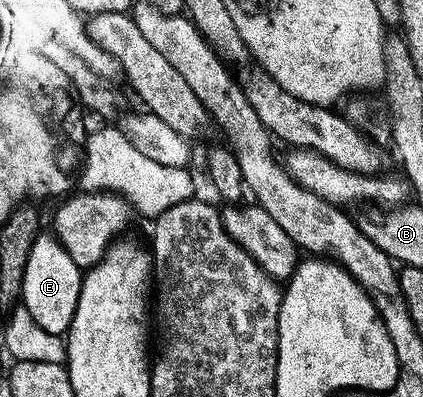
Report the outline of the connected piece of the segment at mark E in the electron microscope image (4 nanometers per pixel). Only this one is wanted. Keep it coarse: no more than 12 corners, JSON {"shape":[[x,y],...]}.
{"shape":[[52,234],[26,262],[22,306],[64,336],[82,270]]}

